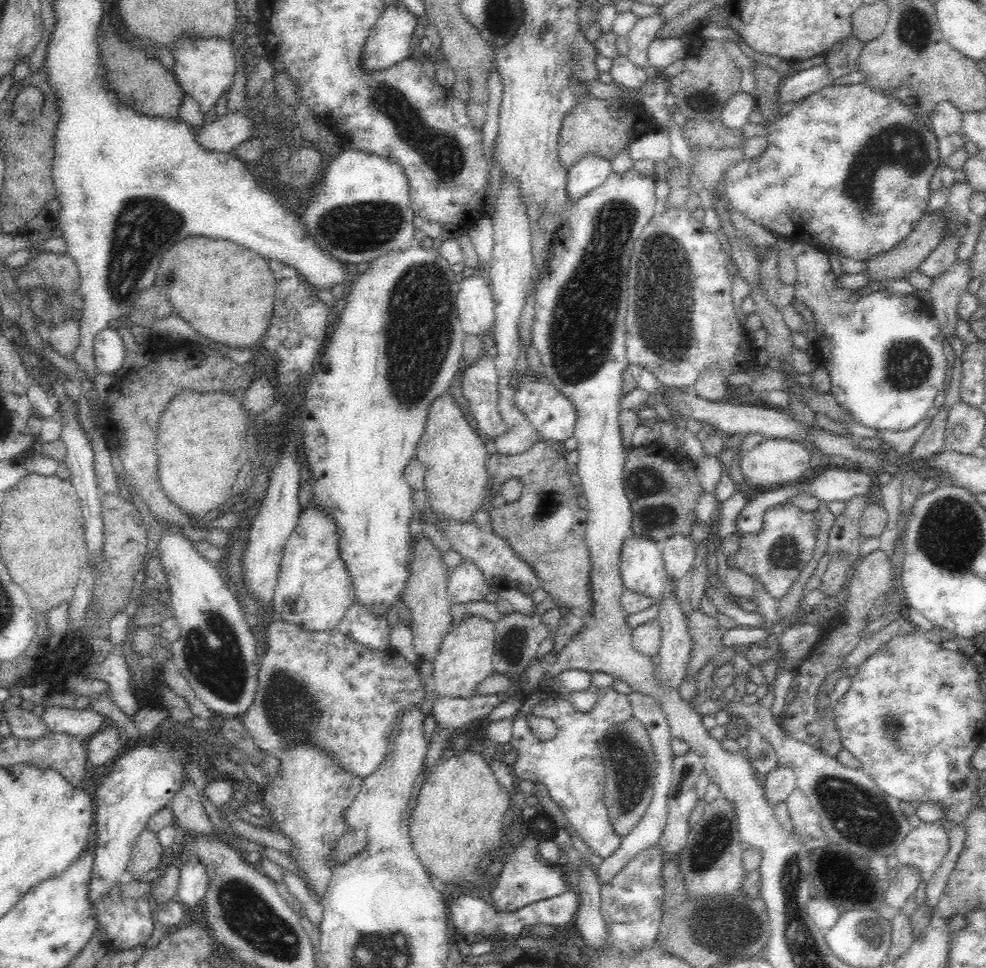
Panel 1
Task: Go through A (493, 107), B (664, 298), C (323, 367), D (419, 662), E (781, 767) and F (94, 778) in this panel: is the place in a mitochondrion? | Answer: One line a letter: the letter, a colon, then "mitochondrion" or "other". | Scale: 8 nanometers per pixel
A: other
B: mitochondrion
C: other
D: other
E: other
F: other

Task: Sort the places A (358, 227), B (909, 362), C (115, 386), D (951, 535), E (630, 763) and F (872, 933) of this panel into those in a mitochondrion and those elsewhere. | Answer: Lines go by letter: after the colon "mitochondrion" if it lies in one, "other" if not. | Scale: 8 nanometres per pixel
A: mitochondrion
B: mitochondrion
C: other
D: mitochondrion
E: mitochondrion
F: mitochondrion

